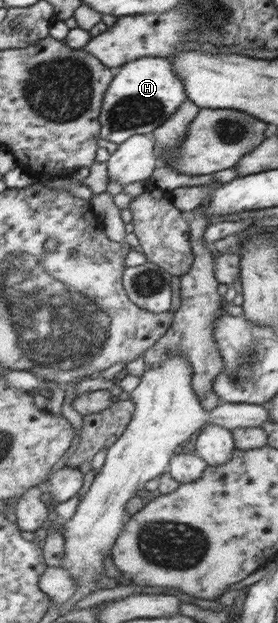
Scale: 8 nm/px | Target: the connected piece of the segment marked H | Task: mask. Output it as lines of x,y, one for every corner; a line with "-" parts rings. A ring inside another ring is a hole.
140,57
136,61
129,61
118,68
116,76
104,92
103,110
99,116
100,139
120,144
130,136
150,136
152,131
175,113
185,99
187,94
179,78
172,74
167,59

